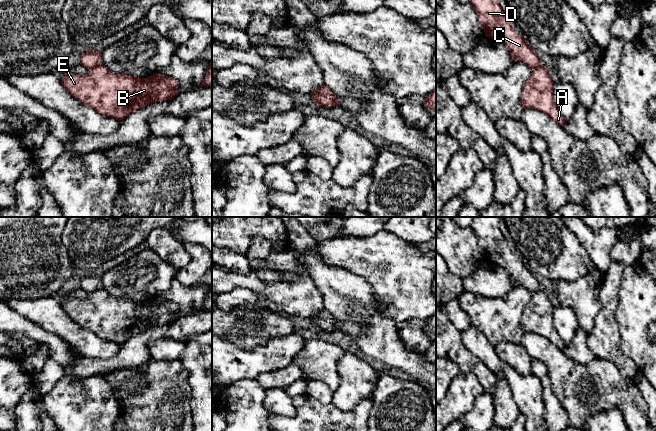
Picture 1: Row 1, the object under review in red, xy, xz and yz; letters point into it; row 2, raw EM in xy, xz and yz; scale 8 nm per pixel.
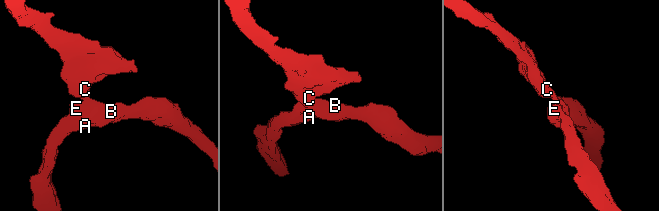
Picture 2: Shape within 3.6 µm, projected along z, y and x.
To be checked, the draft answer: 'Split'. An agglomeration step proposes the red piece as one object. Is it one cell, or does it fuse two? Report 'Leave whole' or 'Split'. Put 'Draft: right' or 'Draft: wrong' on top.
Draft: right
Split

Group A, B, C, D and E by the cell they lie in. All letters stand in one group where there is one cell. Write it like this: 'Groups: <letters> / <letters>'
Groups: A B E / C D

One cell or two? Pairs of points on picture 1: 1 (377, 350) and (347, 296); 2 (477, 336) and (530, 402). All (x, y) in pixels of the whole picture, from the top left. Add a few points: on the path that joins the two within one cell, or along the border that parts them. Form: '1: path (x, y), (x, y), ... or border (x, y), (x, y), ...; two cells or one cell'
1: path (376, 337), (364, 325), (355, 309); one cell
2: path (487, 353), (520, 385); one cell

